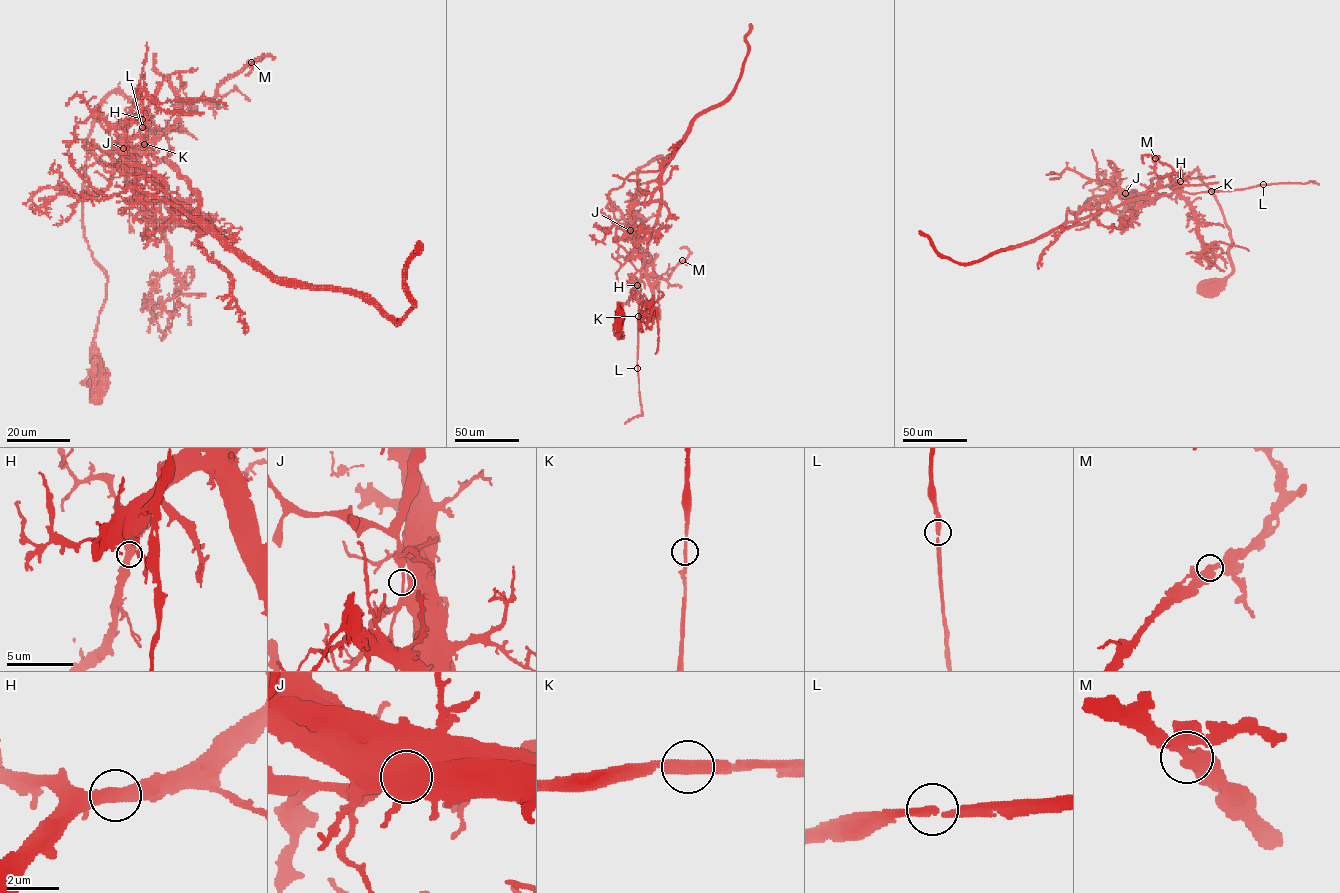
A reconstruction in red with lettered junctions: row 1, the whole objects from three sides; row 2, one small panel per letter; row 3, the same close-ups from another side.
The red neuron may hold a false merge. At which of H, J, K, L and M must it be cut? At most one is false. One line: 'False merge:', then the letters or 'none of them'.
False merge: J

